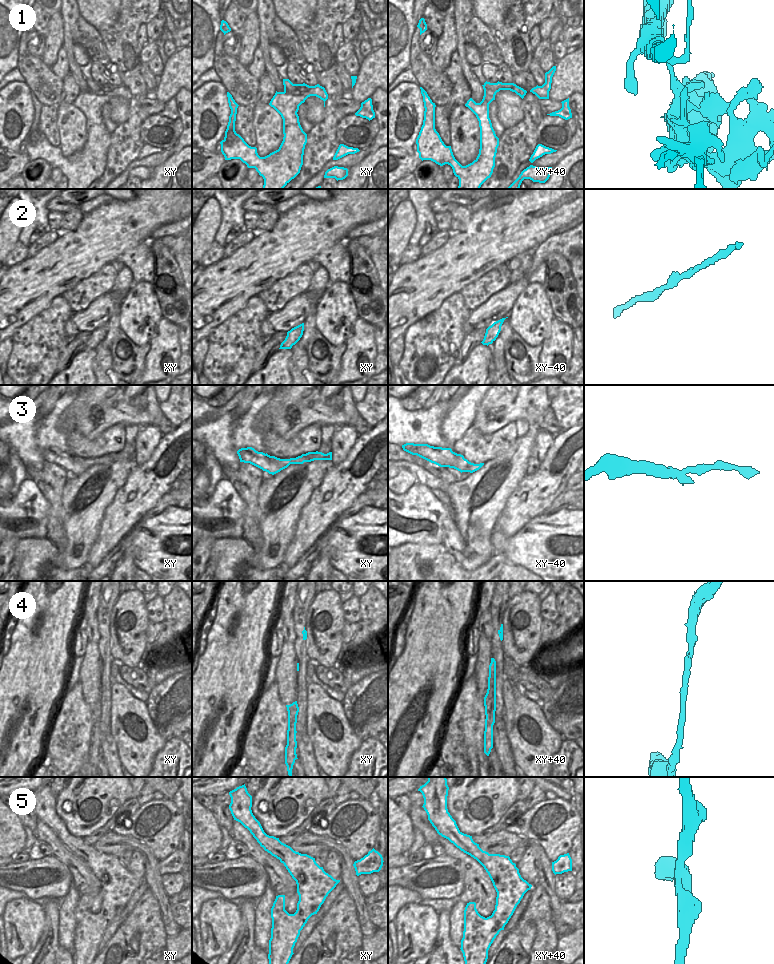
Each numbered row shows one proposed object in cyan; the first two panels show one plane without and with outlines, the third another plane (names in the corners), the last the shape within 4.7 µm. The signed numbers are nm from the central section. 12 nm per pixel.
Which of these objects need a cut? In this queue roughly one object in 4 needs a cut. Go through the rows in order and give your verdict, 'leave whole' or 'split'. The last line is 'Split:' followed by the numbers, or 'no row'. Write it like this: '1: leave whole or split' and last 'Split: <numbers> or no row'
1: split
2: leave whole
3: leave whole
4: leave whole
5: leave whole
Split: 1

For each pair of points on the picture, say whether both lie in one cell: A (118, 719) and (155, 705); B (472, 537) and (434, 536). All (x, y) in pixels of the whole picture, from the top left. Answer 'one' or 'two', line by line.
A: two
B: two

